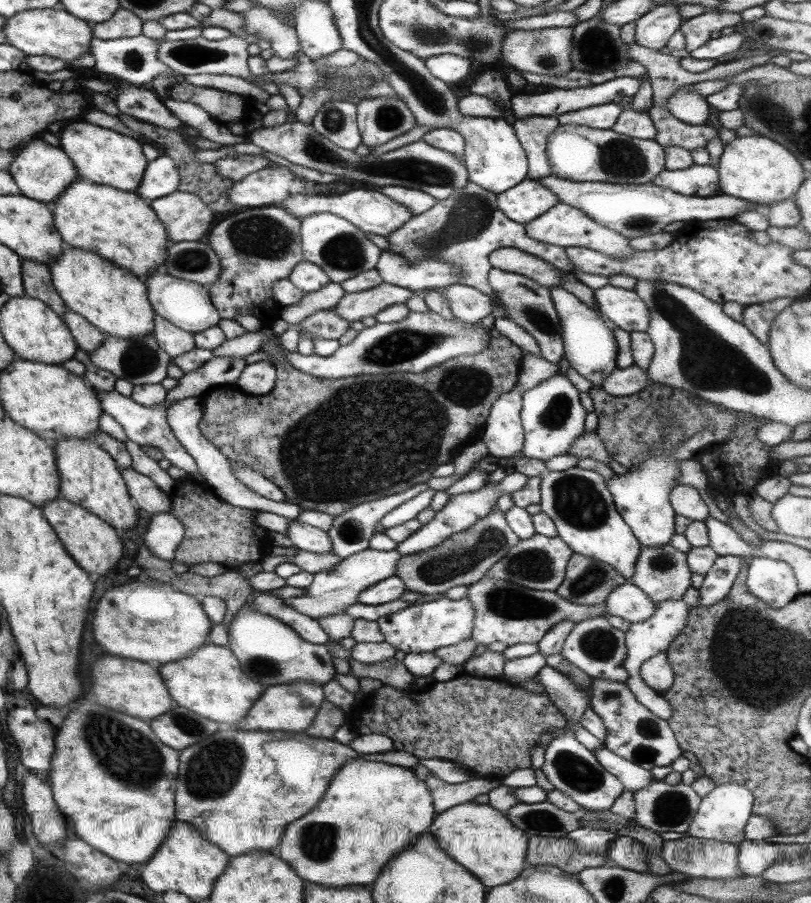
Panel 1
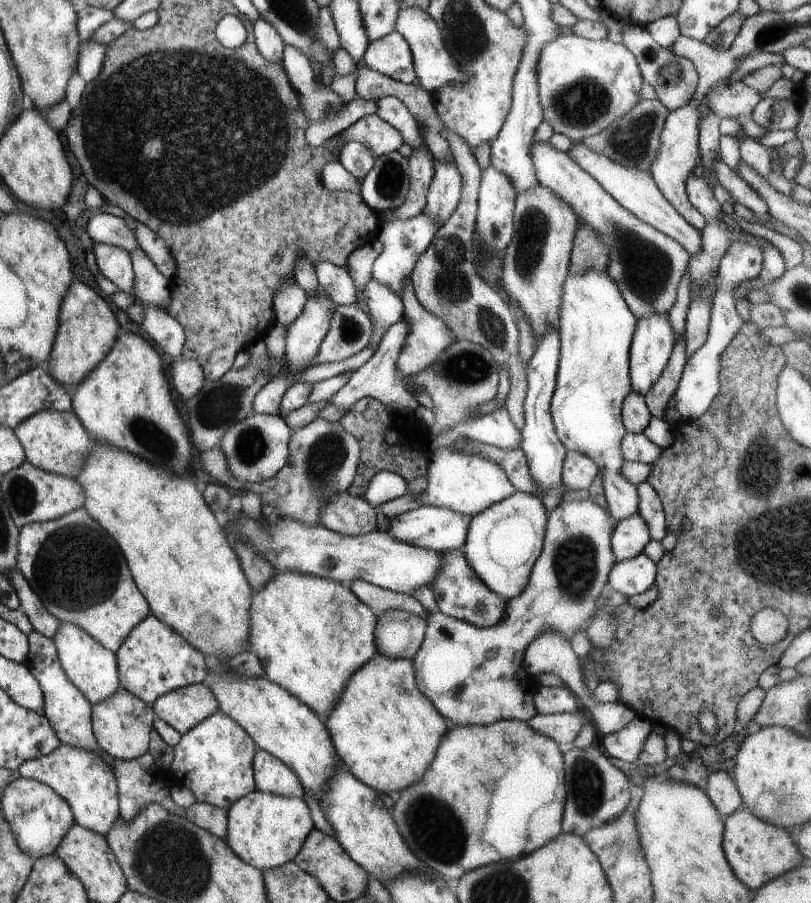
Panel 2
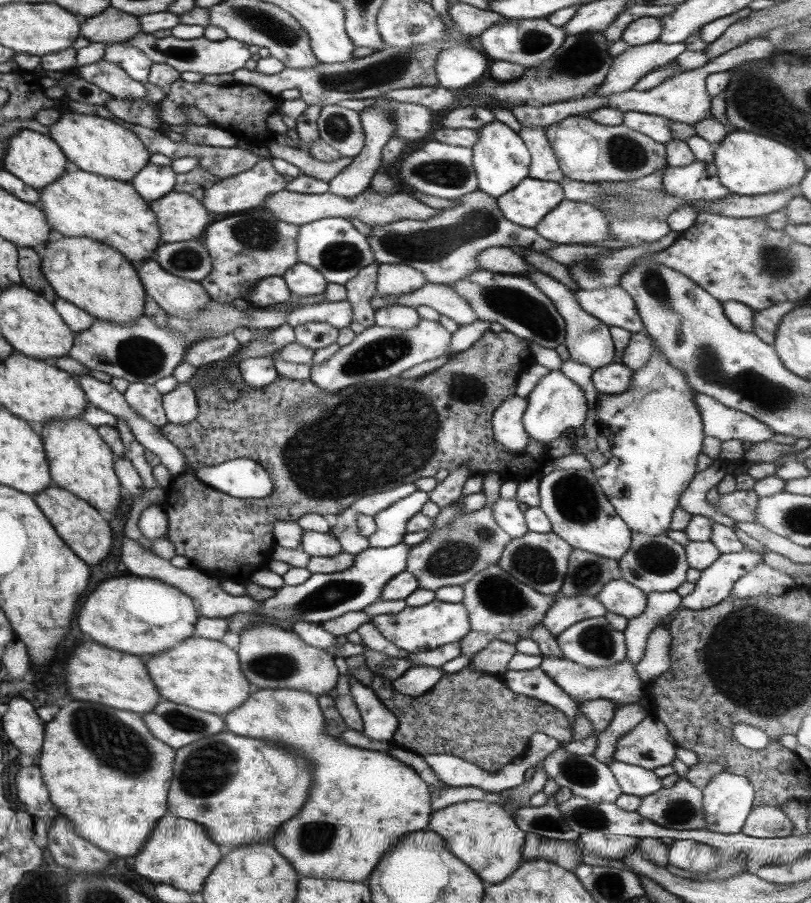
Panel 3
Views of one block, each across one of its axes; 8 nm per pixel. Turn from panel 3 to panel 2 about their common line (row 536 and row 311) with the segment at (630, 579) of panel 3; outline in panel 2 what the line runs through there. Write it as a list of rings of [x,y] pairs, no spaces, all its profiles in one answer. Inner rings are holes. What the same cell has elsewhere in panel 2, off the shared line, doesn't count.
[[[548,141],[541,144],[532,142],[530,157],[534,166],[534,173],[538,184],[552,192],[557,198],[569,205],[576,214],[579,224],[587,225],[607,249],[608,263],[606,271],[616,282],[621,298],[627,303],[634,317],[646,315],[665,315],[672,308],[676,297],[676,286],[679,279],[686,272],[689,256],[688,252],[670,236],[663,234],[650,224],[639,220],[633,213],[623,208],[588,172],[585,172],[571,157],[564,152],[554,150]]]

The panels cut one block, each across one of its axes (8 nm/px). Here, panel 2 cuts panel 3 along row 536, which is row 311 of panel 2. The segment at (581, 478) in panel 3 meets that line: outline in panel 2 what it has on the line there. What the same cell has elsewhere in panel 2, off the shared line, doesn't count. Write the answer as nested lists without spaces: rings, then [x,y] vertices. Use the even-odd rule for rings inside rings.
[[[568,266],[558,308],[560,343],[550,415],[557,438],[566,450],[584,454],[598,466],[606,510],[615,523],[637,513],[639,502],[636,486],[620,473],[625,462],[620,442],[627,433],[622,425],[620,406],[631,390],[628,354],[635,323],[636,317],[621,298],[606,268],[573,275]]]

